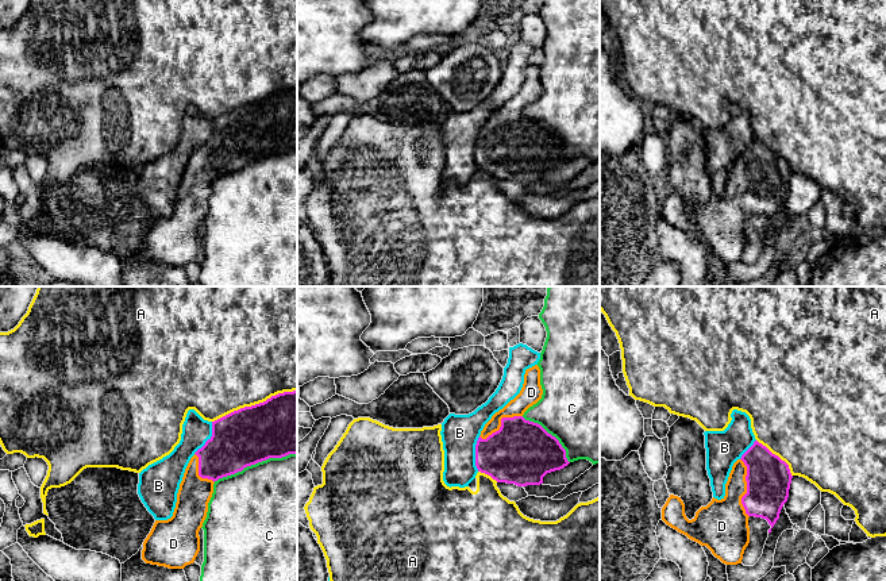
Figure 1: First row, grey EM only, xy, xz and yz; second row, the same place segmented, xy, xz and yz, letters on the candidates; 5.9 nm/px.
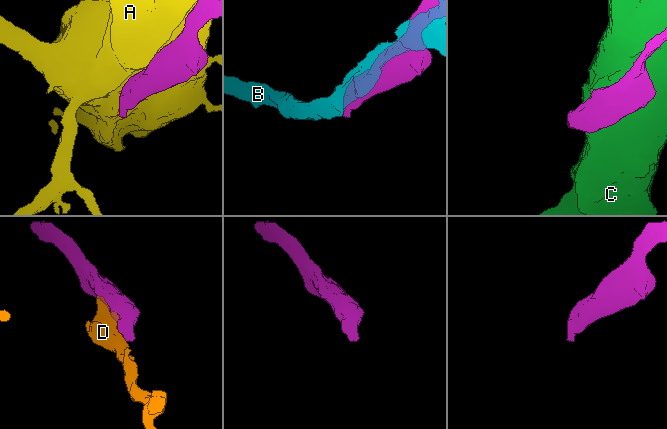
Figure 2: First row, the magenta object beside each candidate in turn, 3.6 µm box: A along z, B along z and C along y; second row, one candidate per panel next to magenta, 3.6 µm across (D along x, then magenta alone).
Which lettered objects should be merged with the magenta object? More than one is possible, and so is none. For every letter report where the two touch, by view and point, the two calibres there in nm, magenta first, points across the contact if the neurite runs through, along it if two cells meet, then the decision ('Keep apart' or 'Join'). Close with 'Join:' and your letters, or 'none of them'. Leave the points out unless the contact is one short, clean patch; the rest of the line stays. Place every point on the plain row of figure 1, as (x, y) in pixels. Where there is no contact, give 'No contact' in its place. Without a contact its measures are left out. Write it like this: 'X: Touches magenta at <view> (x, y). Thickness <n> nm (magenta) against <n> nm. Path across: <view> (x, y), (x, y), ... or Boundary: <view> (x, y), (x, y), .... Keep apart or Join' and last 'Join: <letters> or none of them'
A: Touches magenta at xy (255, 102). Thickness 360 nm (magenta) against 500 nm. Keep apart
B: Touches magenta at xy (211, 135). Thickness 340 nm (magenta) against 170 nm. Keep apart
C: Touches magenta at xy (254, 161). Thickness 340 nm (magenta) against 500 nm. Keep apart
D: Touches magenta at yz (747, 185). Thickness 260 nm (magenta) against 280 nm. Join
Join: D

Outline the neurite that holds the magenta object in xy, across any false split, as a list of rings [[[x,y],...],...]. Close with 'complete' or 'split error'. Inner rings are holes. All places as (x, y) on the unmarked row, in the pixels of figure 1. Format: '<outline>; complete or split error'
[[[297,88],[212,119],[212,134],[185,166],[173,213],[155,218],[143,239],[142,257],[169,266],[193,261],[213,181],[247,163],[289,151],[297,151]]]; split error

